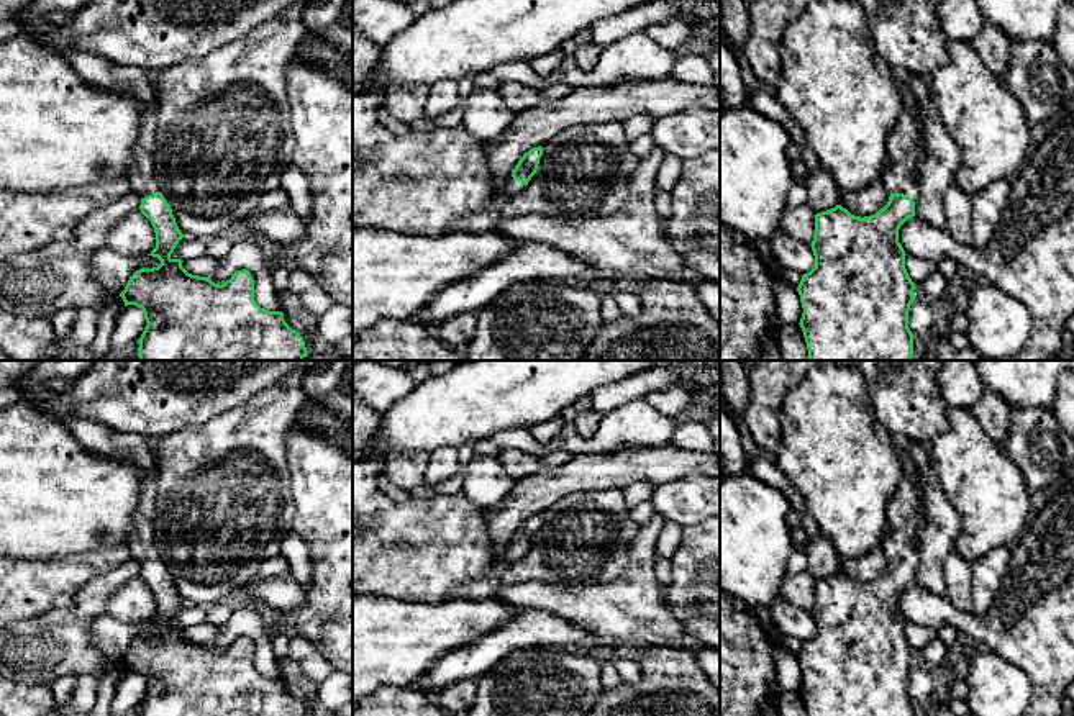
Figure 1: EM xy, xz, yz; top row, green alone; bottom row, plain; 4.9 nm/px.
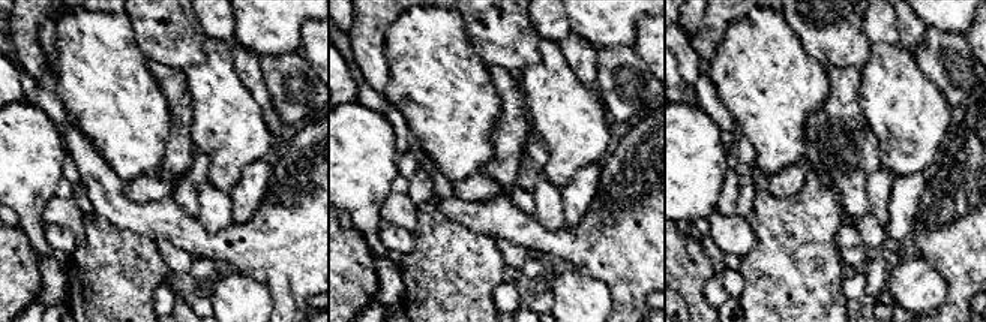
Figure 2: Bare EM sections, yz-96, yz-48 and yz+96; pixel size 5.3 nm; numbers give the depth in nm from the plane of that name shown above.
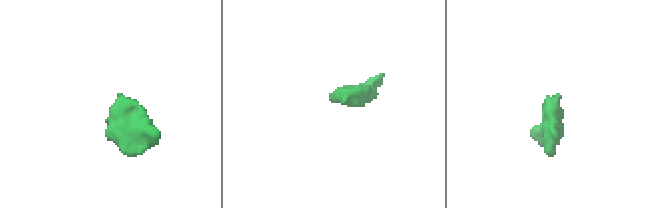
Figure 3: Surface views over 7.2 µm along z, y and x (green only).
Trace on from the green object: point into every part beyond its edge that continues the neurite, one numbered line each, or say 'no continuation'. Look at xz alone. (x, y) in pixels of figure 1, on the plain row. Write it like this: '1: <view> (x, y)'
1: xz (510, 552)

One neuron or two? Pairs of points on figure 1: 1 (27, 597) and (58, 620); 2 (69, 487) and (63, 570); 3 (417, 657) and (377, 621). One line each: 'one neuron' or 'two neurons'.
1: two neurons
2: two neurons
3: one neuron

